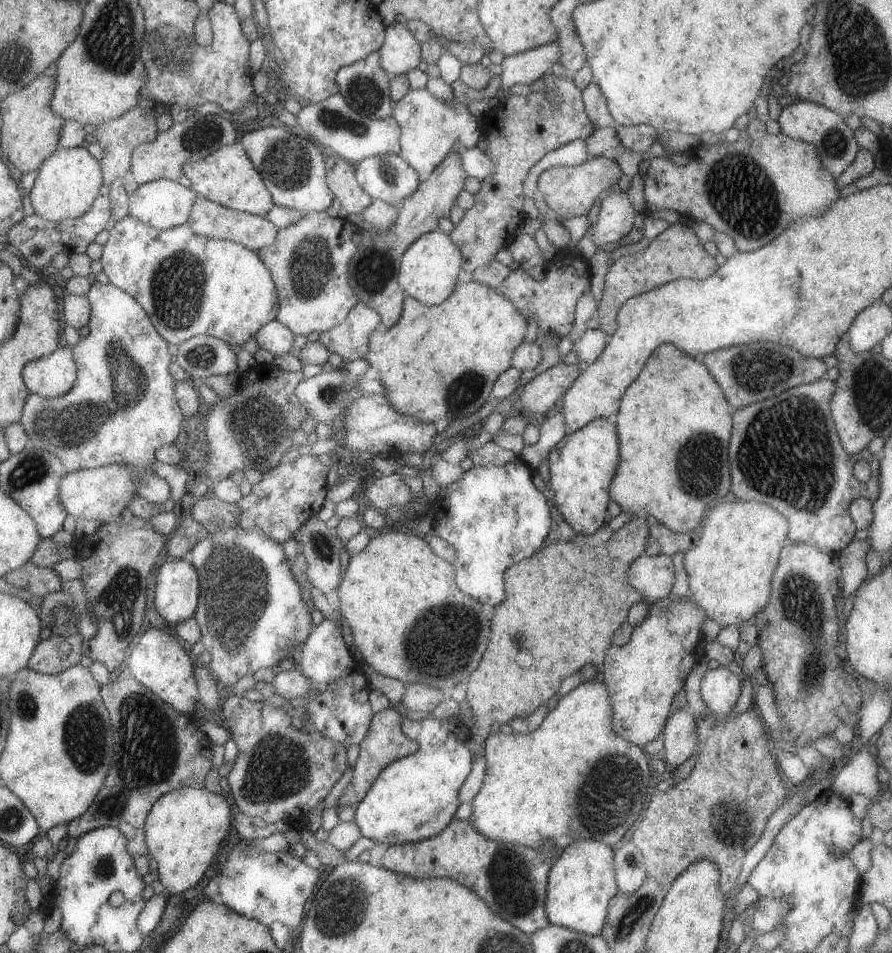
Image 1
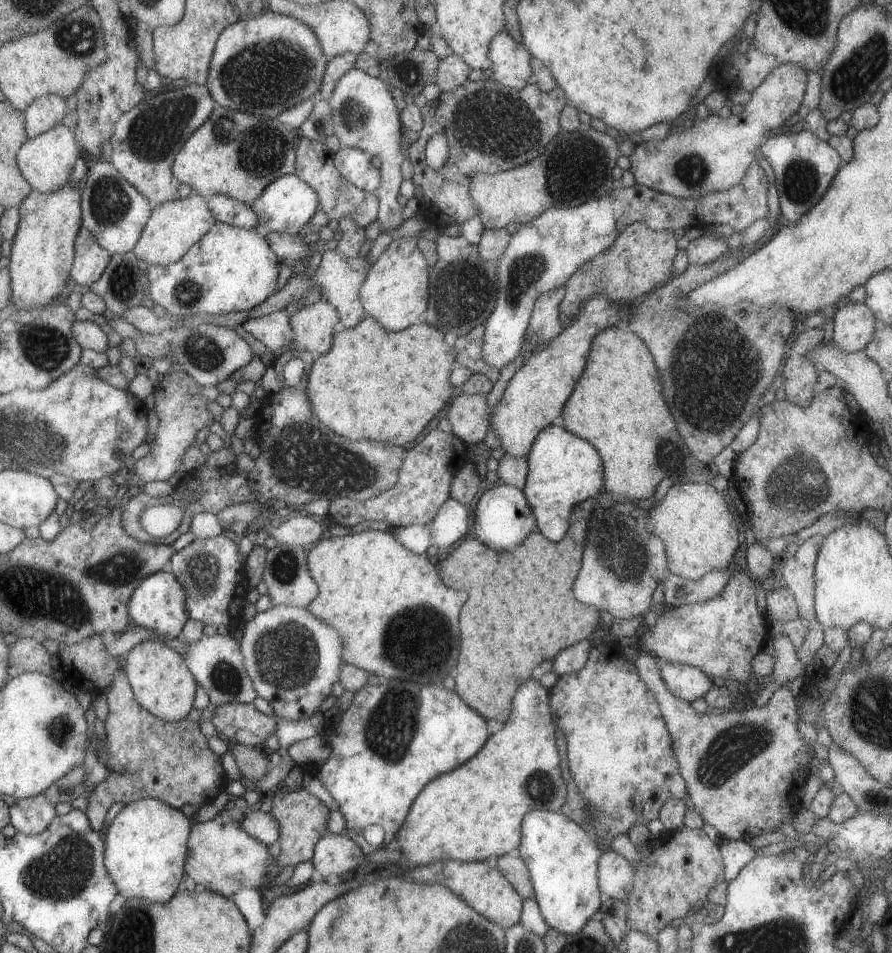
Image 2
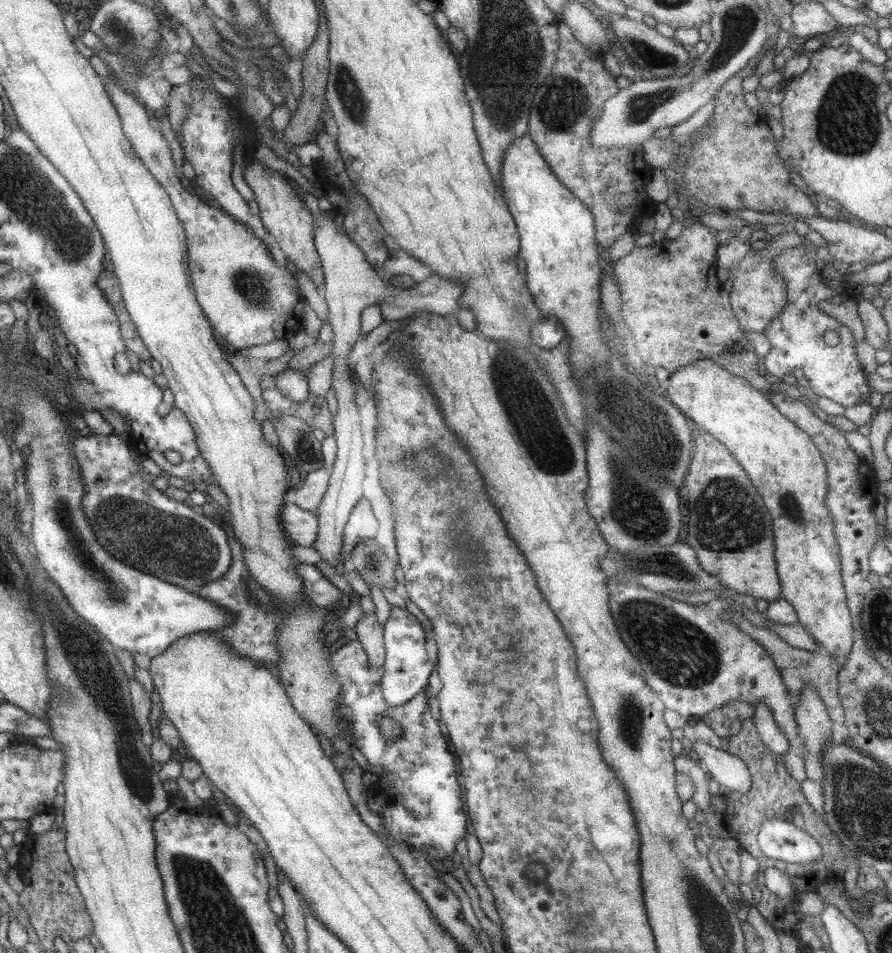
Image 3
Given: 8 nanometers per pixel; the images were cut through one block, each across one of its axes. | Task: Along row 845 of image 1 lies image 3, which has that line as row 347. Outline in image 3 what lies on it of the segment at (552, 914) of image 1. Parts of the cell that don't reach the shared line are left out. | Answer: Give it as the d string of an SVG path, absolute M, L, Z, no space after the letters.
M529 133L509 143L501 161L501 189L505 204L513 217L519 239L518 254L525 261L525 286L533 297L533 303L544 318L553 317L569 335L569 365L577 381L589 373L591 366L601 365L609 359L607 344L603 338L600 310L600 280L603 267L599 264L602 250L595 242L595 222L591 212L551 172L541 157L537 145Z

